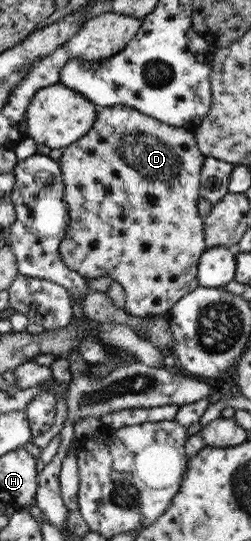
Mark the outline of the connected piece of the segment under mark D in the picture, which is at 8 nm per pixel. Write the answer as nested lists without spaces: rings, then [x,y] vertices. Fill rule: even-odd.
[[[116,105],[112,107],[99,108],[97,121],[86,136],[74,141],[68,147],[62,148],[62,155],[59,158],[62,173],[65,179],[65,201],[69,205],[70,221],[66,229],[66,235],[61,241],[58,252],[62,255],[62,261],[68,268],[74,270],[81,277],[86,279],[110,277],[122,285],[126,293],[125,311],[133,317],[150,317],[166,315],[173,308],[181,297],[194,292],[200,287],[197,271],[201,256],[206,251],[205,225],[198,215],[198,189],[201,189],[200,169],[204,167],[204,154],[198,149],[197,138],[194,132],[168,125],[166,122],[158,121],[157,118],[140,113],[137,109]]]

